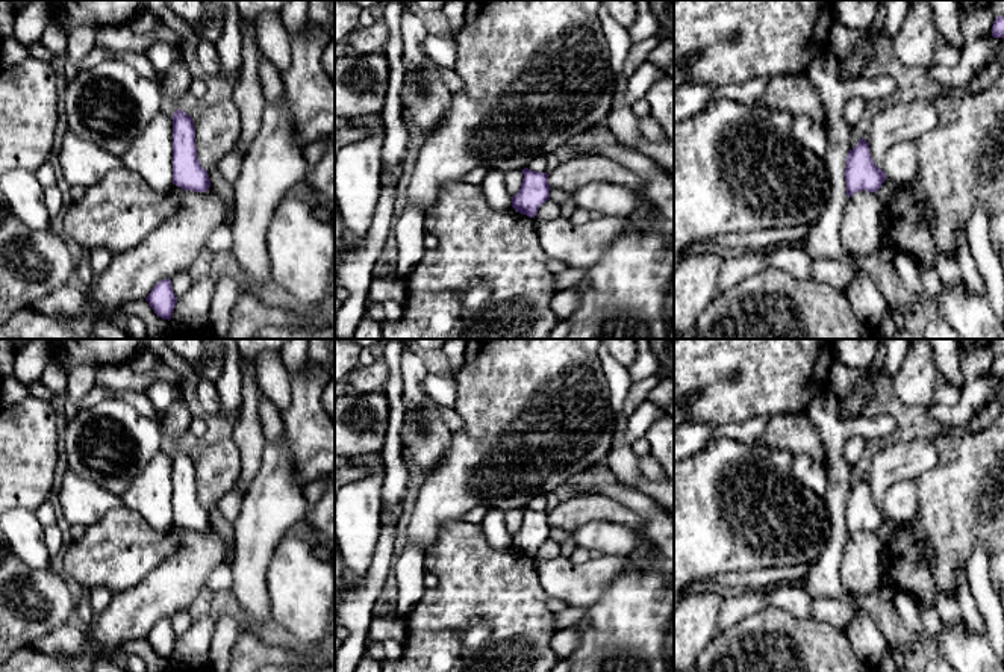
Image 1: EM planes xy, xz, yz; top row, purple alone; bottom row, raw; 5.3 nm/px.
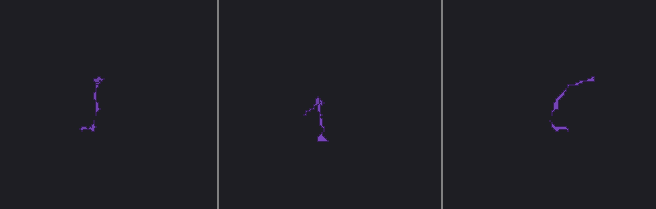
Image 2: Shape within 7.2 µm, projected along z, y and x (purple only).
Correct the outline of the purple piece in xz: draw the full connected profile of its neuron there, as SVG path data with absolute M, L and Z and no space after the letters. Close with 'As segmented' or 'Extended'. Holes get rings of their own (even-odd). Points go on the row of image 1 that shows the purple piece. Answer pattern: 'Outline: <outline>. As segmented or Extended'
Outline: M522 170L524 179L519 192L512 197L512 207L530 218L550 221L562 216L562 206L550 200L548 174Z. Extended

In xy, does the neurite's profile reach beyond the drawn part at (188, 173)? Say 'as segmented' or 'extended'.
as segmented

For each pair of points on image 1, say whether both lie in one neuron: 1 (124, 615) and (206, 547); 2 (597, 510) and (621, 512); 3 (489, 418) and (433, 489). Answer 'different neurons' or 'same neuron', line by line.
1: same neuron
2: same neuron
3: same neuron

